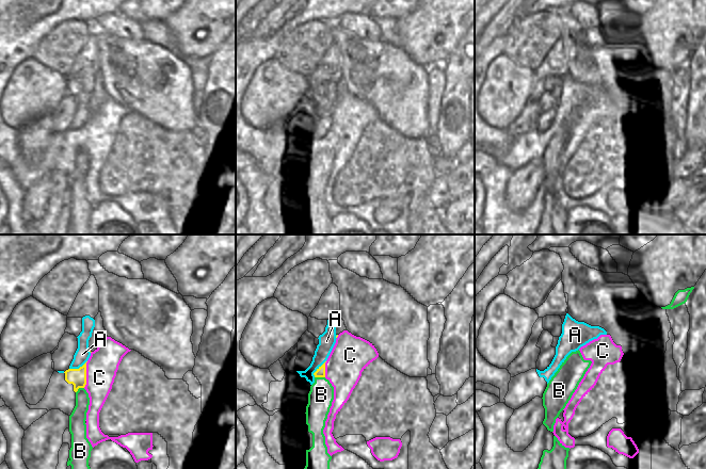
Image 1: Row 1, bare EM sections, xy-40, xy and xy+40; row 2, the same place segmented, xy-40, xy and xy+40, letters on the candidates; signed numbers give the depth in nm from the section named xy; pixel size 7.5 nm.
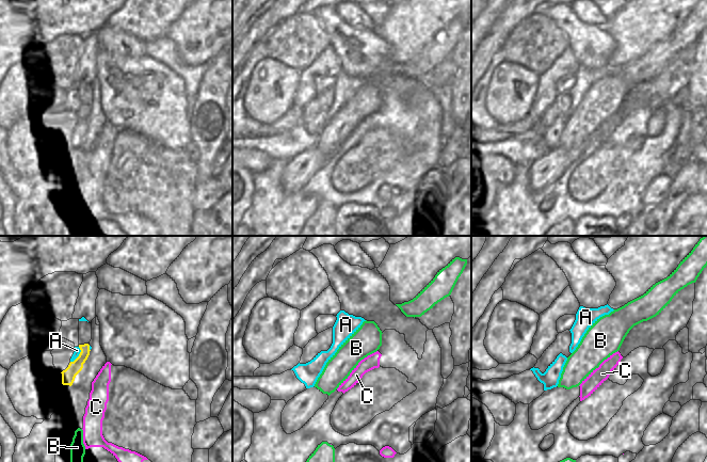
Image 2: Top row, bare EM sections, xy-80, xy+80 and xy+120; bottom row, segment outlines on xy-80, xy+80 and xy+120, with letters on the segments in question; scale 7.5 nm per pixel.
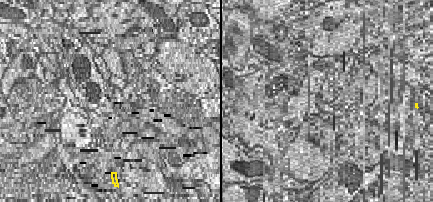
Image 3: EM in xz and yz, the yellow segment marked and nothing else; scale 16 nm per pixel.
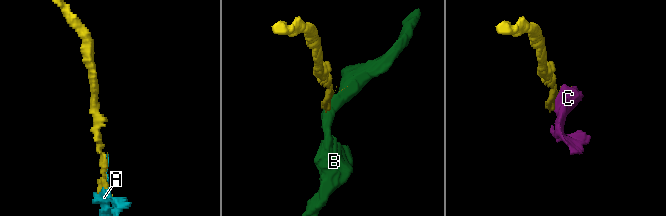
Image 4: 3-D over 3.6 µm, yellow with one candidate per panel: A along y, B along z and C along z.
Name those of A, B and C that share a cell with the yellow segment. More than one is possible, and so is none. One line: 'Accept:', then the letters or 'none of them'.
Accept: A.

